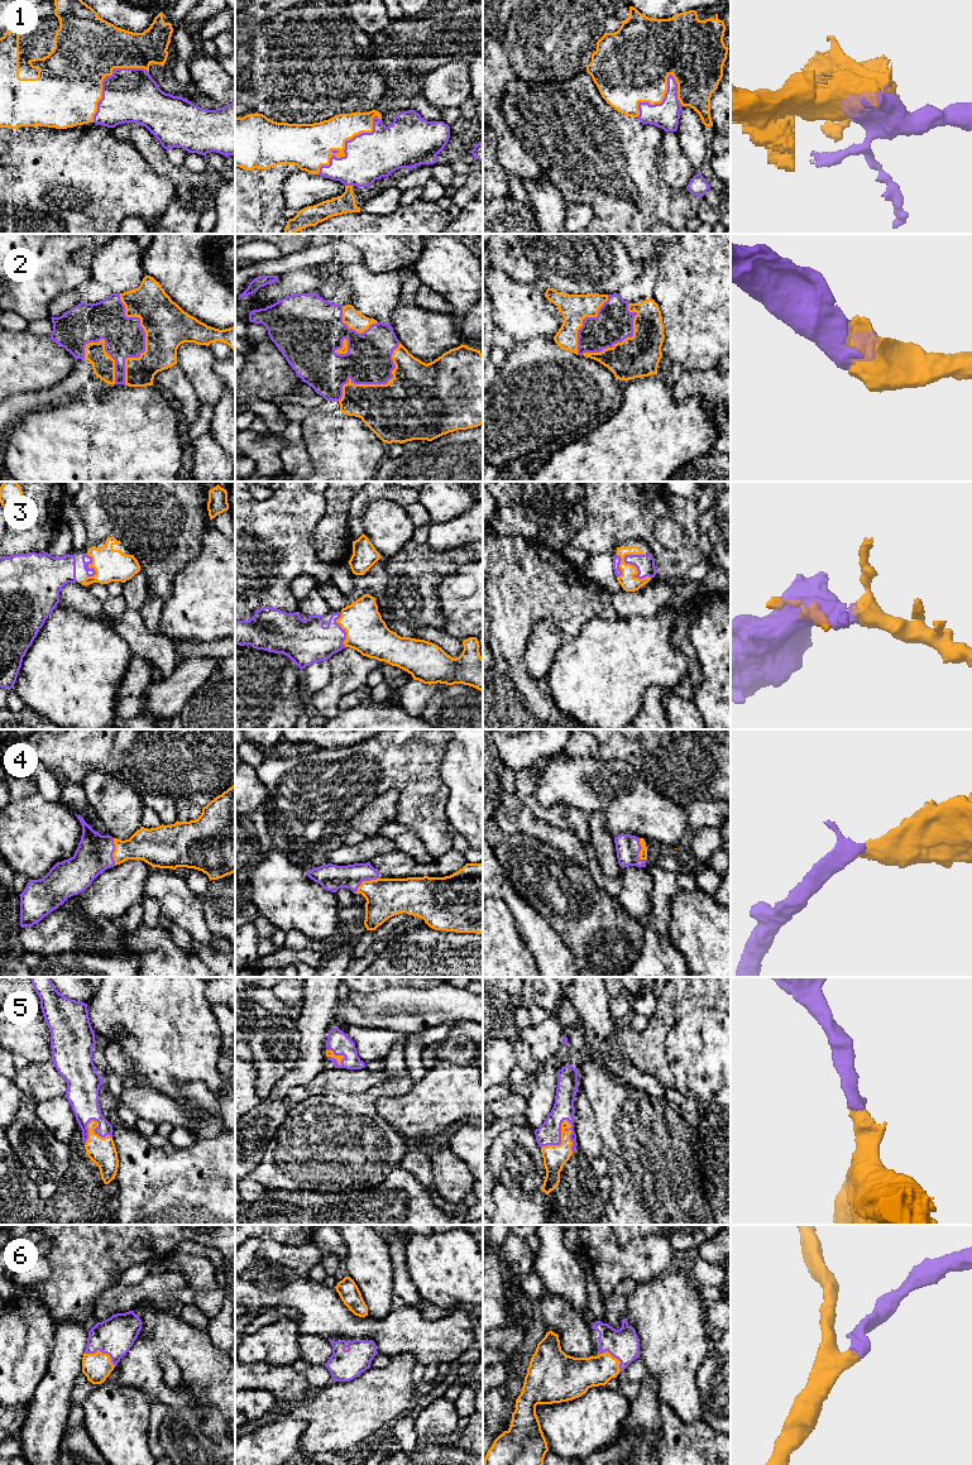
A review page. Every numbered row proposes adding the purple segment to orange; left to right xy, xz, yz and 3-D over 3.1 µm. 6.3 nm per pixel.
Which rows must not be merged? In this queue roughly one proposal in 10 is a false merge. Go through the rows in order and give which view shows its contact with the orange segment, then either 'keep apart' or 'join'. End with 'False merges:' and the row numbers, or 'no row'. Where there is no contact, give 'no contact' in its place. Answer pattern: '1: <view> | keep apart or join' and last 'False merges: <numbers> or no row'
1: xz | join
2: xy | join
3: yz | join
4: xz | join
5: yz | join
6: xy | join
False merges: no row

